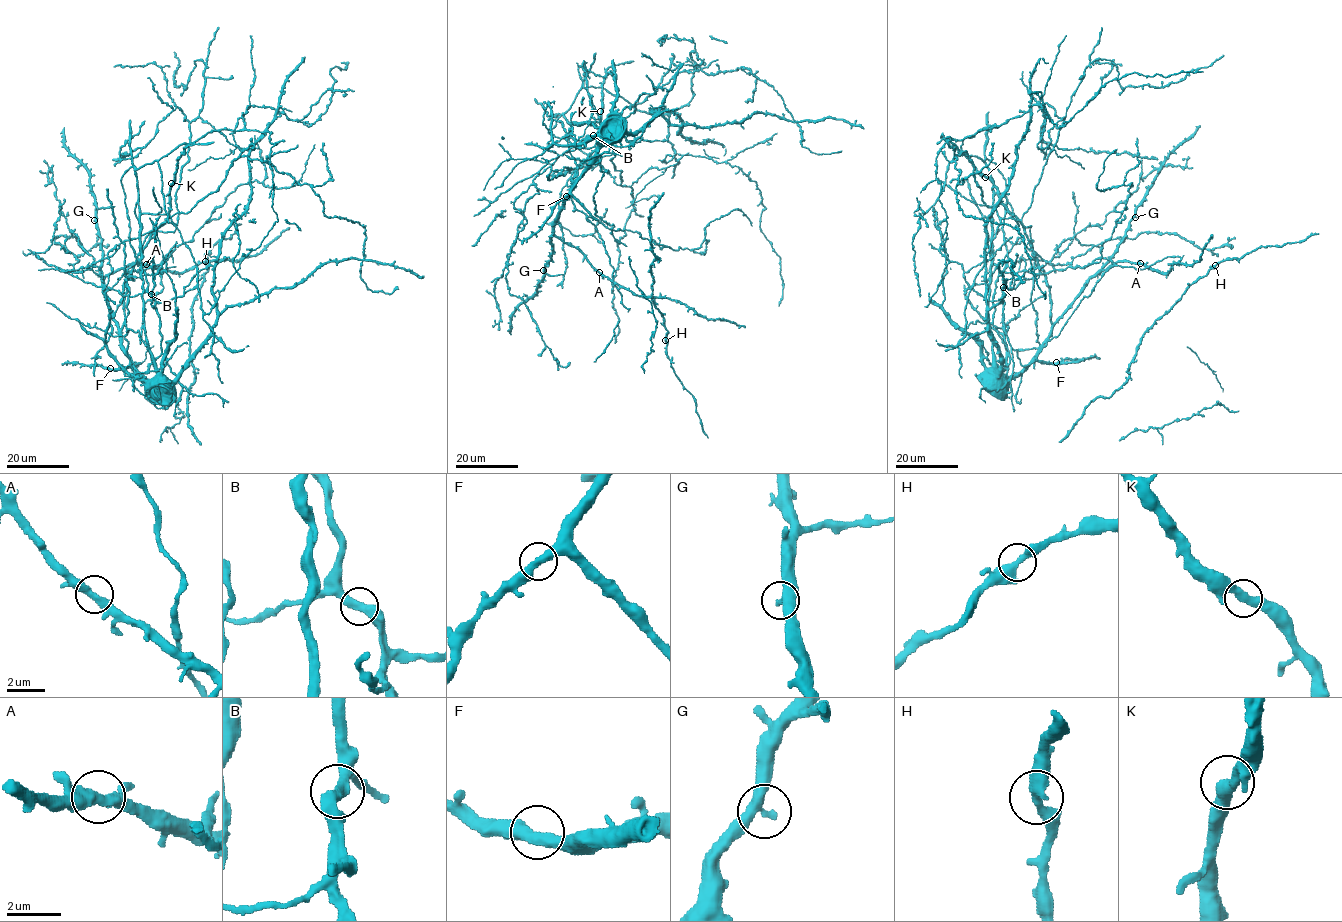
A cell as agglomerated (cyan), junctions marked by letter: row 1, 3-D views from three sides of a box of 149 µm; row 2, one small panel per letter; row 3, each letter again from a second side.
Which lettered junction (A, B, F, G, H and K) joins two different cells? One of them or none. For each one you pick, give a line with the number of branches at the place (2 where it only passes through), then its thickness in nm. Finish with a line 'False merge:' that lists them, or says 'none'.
False merge: none

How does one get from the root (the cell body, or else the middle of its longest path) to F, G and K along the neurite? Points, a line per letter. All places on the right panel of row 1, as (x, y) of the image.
F: (1025, 229), (1044, 275), (1050, 302), (1052, 335), (1036, 358), (1056, 362)
G: (1025, 229), (1049, 289), (1050, 321), (1054, 323), (1112, 254), (1135, 217)
K: (1025, 229), (1001, 200), (998, 189), (985, 177)

